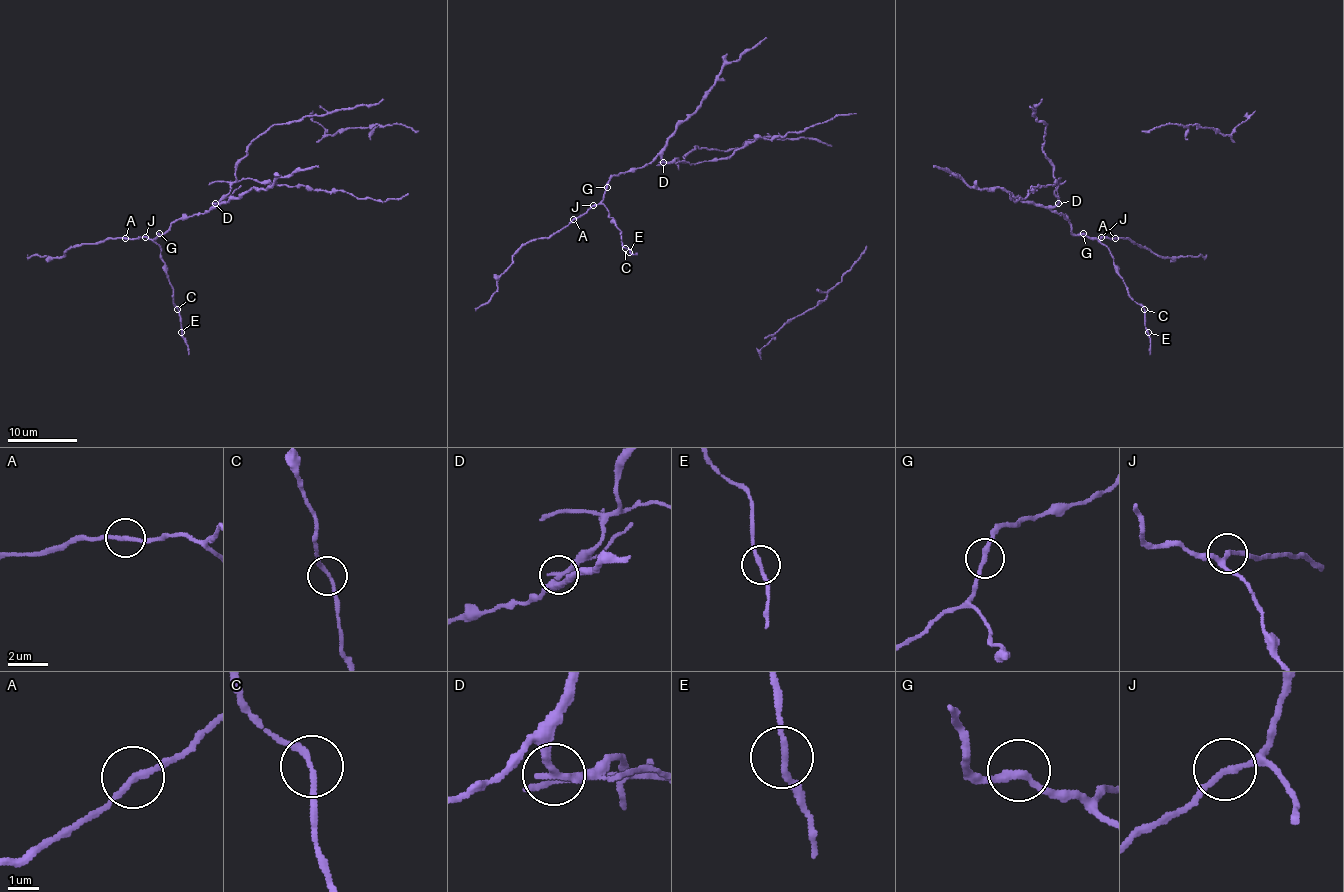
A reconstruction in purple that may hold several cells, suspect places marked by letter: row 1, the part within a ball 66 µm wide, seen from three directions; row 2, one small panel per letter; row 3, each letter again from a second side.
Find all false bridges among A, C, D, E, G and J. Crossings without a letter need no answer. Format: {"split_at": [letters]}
{"split_at": ["A", "D"]}

